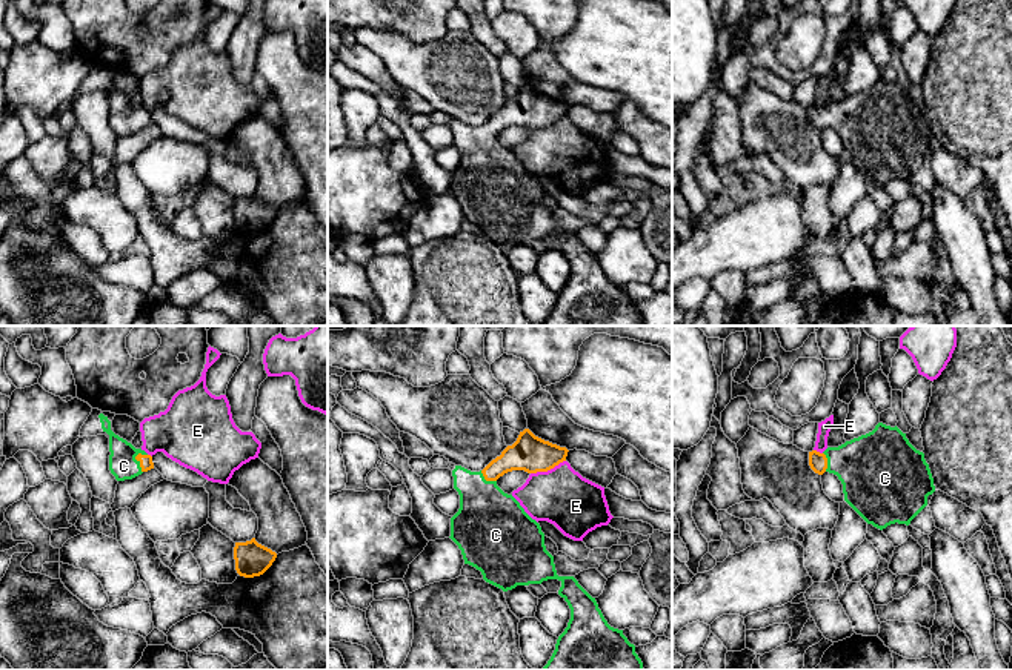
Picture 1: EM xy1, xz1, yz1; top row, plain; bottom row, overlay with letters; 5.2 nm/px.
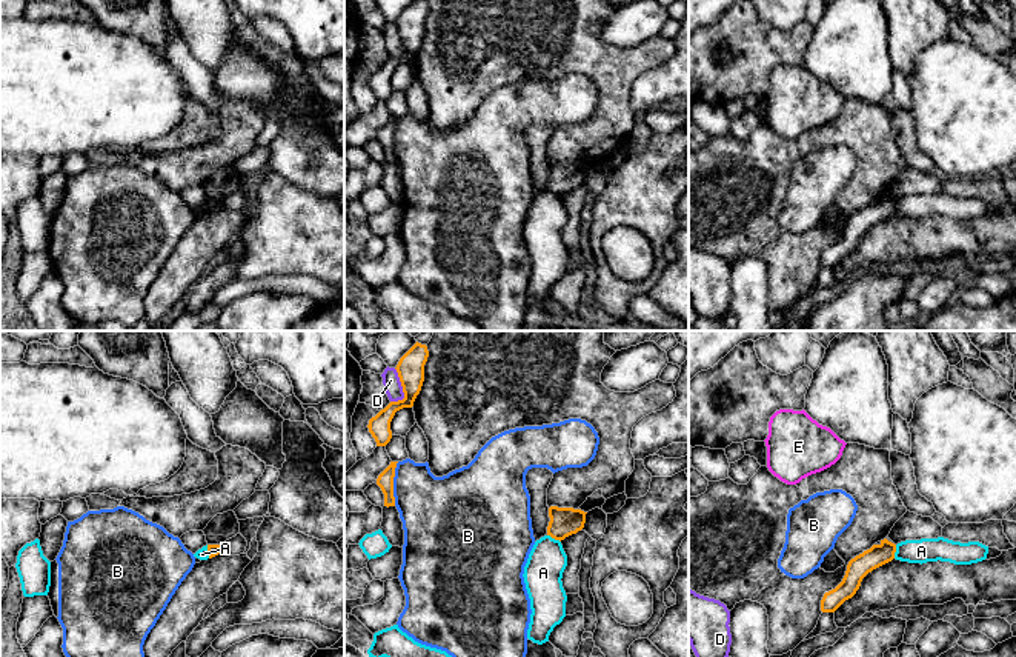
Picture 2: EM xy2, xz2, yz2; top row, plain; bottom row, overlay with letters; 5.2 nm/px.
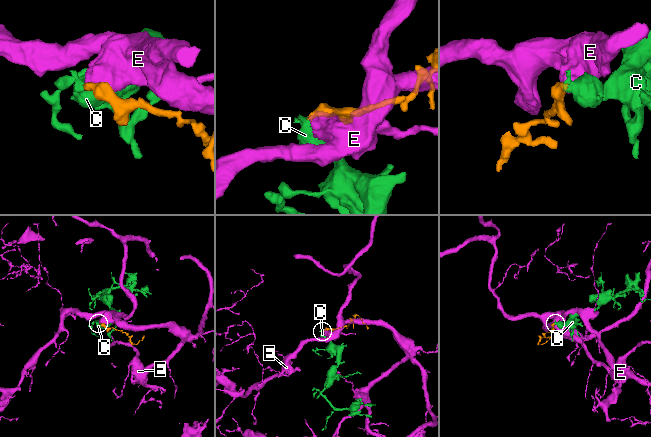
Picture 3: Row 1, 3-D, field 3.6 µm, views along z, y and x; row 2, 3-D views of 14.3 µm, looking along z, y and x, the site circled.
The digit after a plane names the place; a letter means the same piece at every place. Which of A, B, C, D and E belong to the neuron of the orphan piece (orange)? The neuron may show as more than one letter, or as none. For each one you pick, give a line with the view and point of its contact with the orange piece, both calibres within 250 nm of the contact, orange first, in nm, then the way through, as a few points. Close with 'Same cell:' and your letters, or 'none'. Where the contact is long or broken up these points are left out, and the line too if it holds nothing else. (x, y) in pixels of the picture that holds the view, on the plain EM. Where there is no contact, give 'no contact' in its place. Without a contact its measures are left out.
C: xy1 (140, 119) | 70/140 nm | across xy1 (146, 119), (140, 119), (126, 119), (123, 122)
Same cell: C

